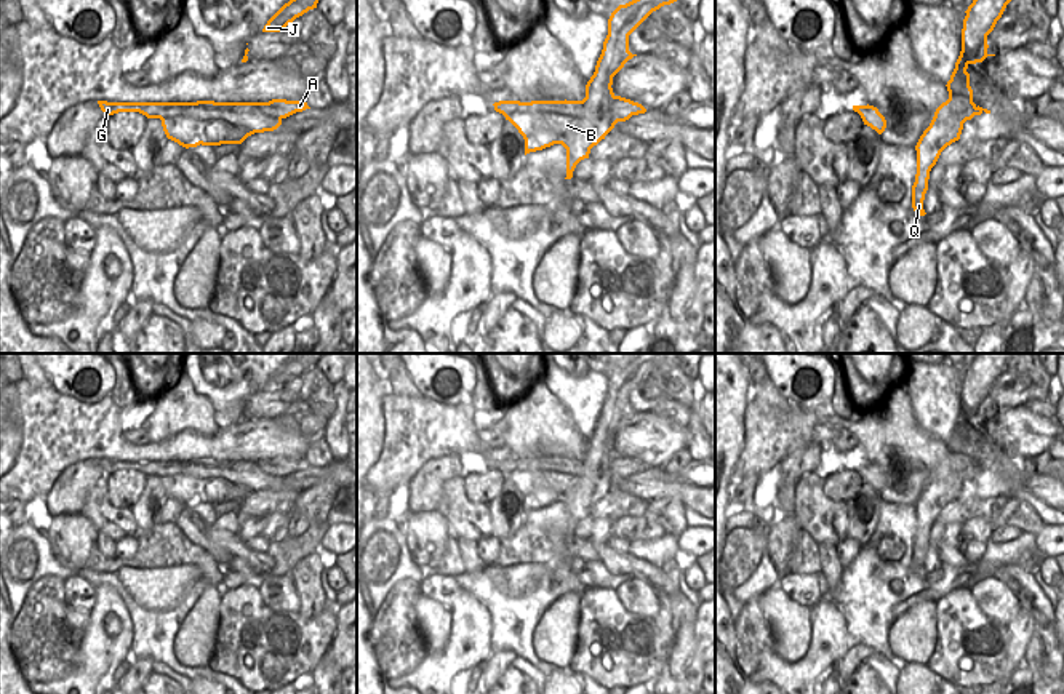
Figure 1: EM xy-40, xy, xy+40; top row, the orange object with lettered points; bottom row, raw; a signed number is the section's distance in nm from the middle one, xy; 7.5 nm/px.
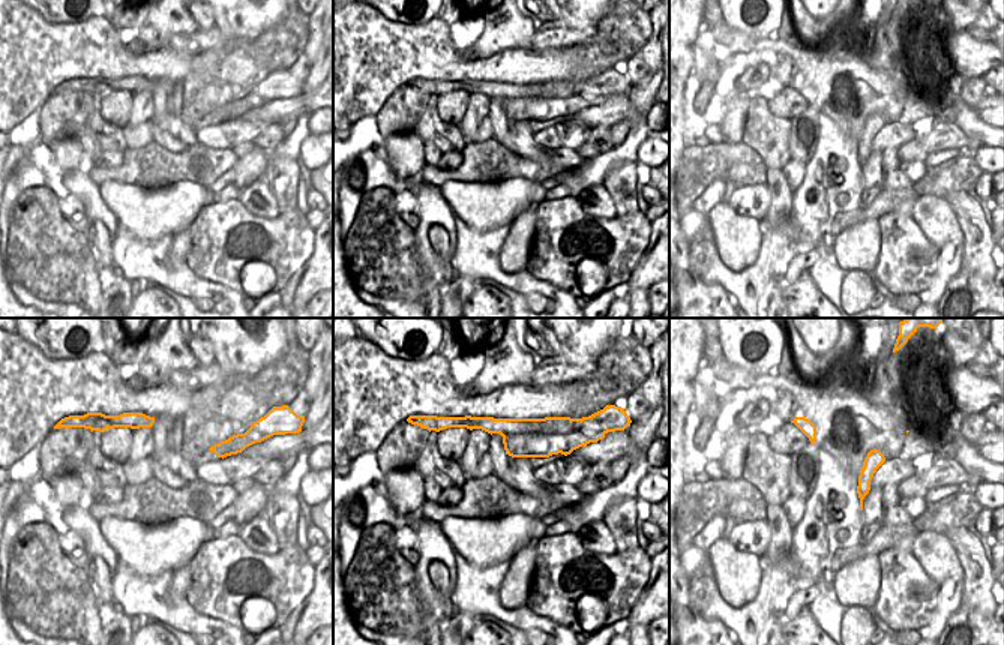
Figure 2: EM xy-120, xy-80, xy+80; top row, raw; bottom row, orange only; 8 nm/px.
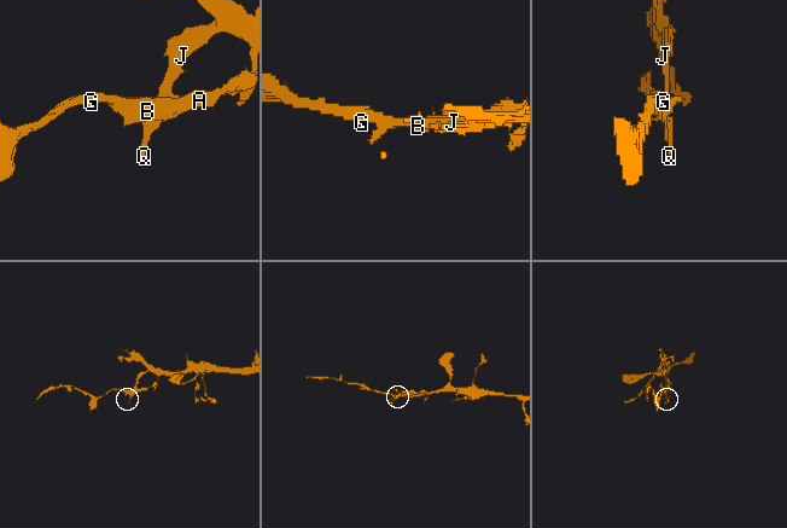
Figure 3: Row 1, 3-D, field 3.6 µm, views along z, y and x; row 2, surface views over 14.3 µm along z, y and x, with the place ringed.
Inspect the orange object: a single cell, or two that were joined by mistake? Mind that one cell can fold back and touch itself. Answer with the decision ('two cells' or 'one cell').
one cell

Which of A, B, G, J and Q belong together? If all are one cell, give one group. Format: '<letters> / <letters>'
A B G J Q

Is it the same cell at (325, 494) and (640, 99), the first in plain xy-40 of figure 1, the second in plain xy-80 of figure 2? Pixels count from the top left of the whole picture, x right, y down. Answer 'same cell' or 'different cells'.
same cell

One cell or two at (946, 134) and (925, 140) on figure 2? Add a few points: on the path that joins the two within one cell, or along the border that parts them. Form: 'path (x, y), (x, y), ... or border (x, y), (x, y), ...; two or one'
path (941, 137), (929, 140); one

